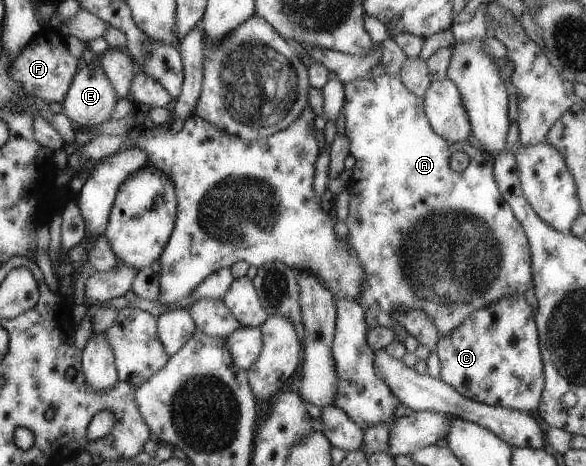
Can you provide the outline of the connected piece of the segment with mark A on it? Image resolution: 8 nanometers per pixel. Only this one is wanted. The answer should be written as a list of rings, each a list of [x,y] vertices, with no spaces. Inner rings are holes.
[[[382,74],[369,80],[364,78],[352,80],[352,82],[344,82],[342,85],[344,129],[346,138],[348,138],[349,155],[354,158],[350,176],[346,181],[346,192],[349,194],[349,199],[347,200],[348,216],[344,218],[343,222],[348,229],[346,237],[348,246],[352,248],[354,256],[356,256],[360,268],[362,268],[362,274],[364,274],[362,284],[360,284],[360,292],[356,296],[356,302],[362,307],[364,322],[367,328],[397,328],[397,322],[392,320],[392,312],[396,308],[404,308],[404,310],[422,310],[434,322],[438,335],[444,336],[444,334],[448,334],[456,326],[460,326],[462,320],[468,318],[474,310],[496,303],[500,298],[506,298],[506,296],[523,296],[528,288],[532,288],[529,244],[522,226],[516,220],[510,206],[504,202],[497,184],[494,182],[494,177],[492,176],[492,155],[484,151],[479,152],[466,140],[462,140],[462,142],[446,142],[444,138],[440,138],[428,124],[423,108],[423,98],[408,92],[397,76],[393,77]],[[456,151],[465,152],[466,156],[468,156],[468,165],[462,172],[452,171],[448,163],[450,154]]]

